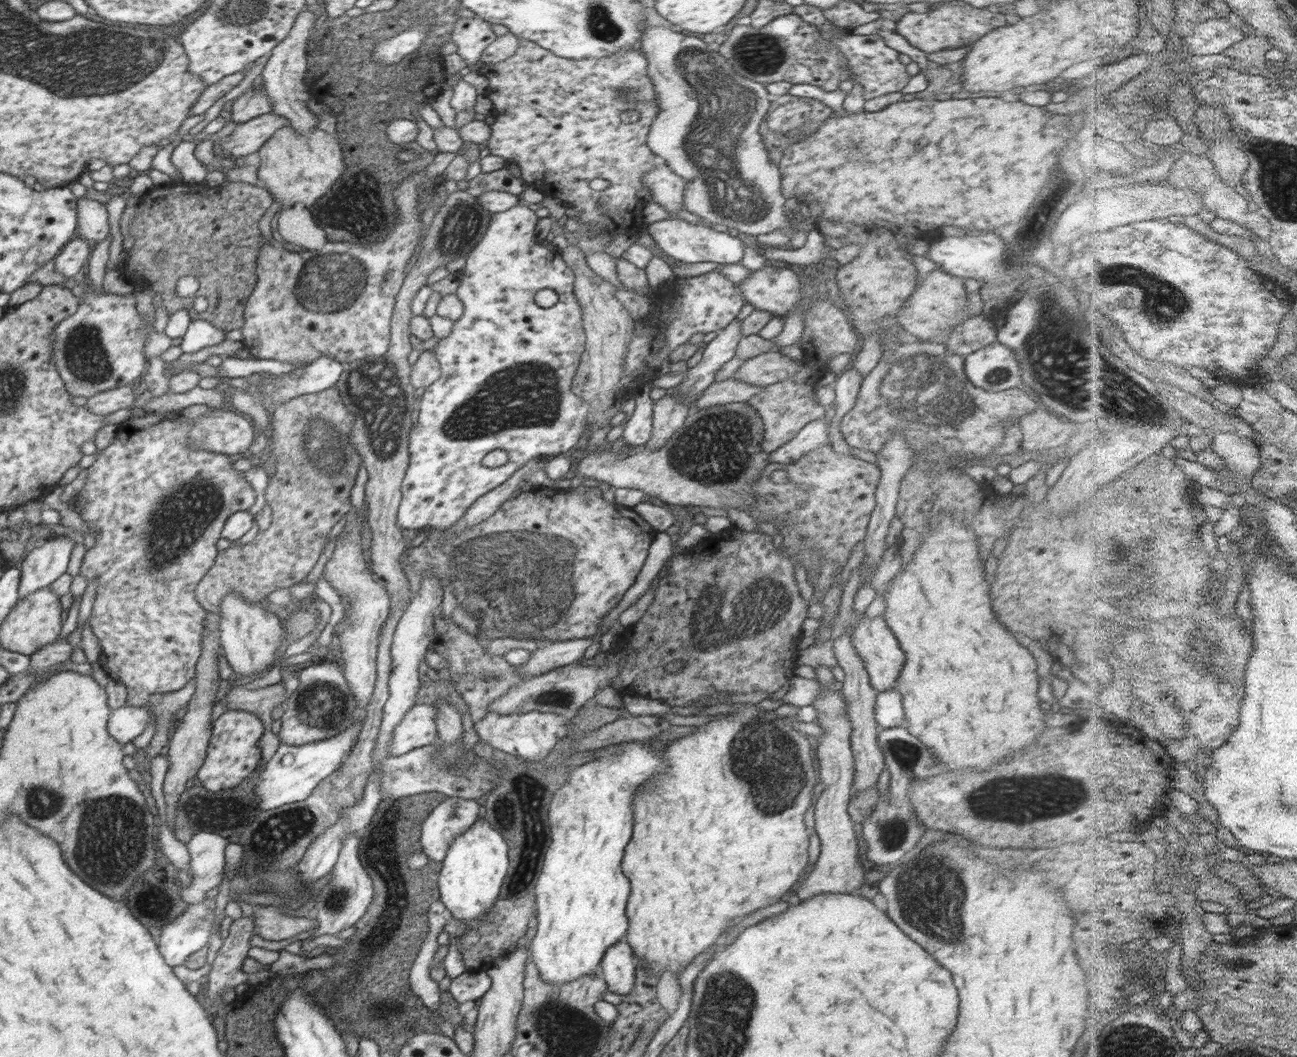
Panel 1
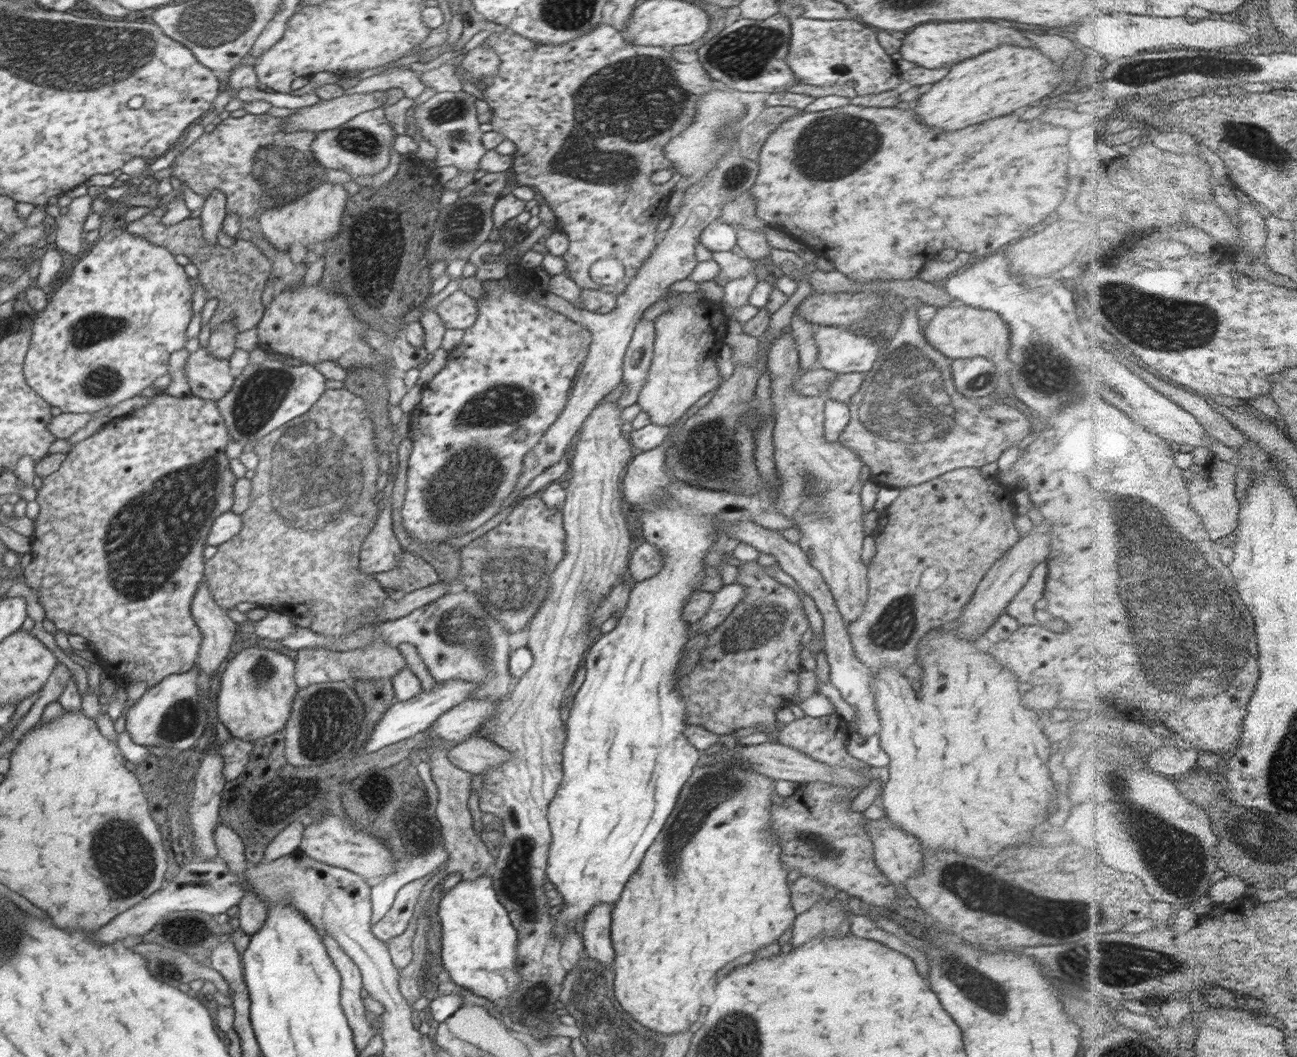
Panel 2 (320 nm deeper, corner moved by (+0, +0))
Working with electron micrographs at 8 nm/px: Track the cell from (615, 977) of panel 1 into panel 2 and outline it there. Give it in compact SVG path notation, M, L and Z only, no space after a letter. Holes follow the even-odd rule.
M615 903L595 904L585 916L582 932L586 957L604 964L613 964L614 949L611 941L611 911Z

